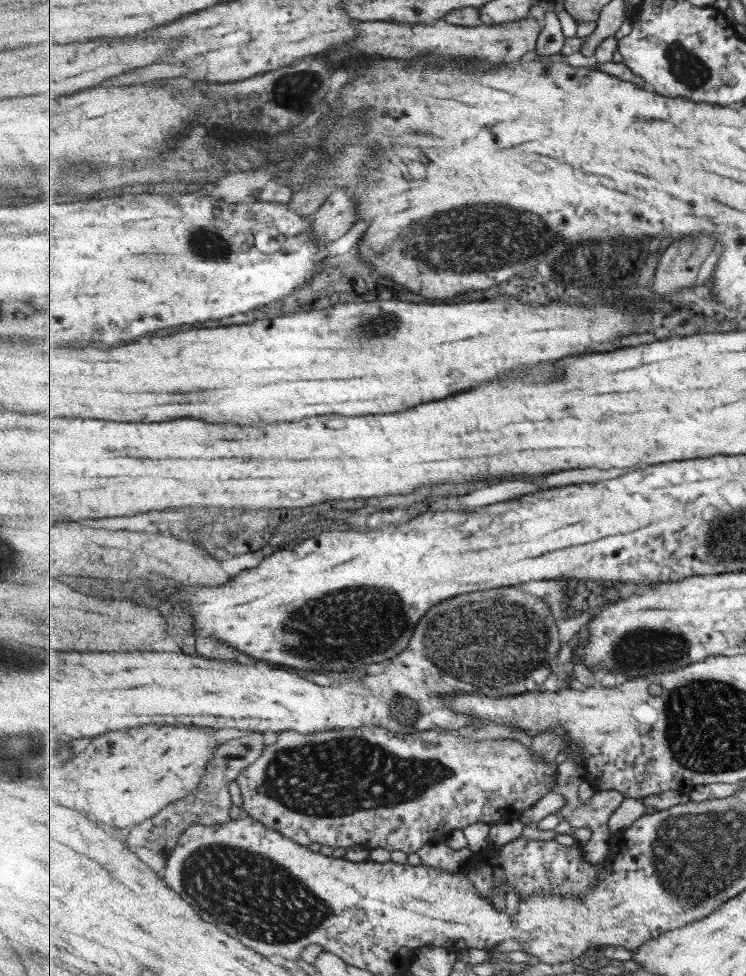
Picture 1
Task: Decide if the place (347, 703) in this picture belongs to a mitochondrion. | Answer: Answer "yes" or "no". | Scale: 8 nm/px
no

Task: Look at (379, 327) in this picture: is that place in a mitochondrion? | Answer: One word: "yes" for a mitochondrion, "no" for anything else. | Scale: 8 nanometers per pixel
yes

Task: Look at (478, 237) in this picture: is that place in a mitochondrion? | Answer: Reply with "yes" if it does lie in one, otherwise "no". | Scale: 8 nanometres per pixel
yes

